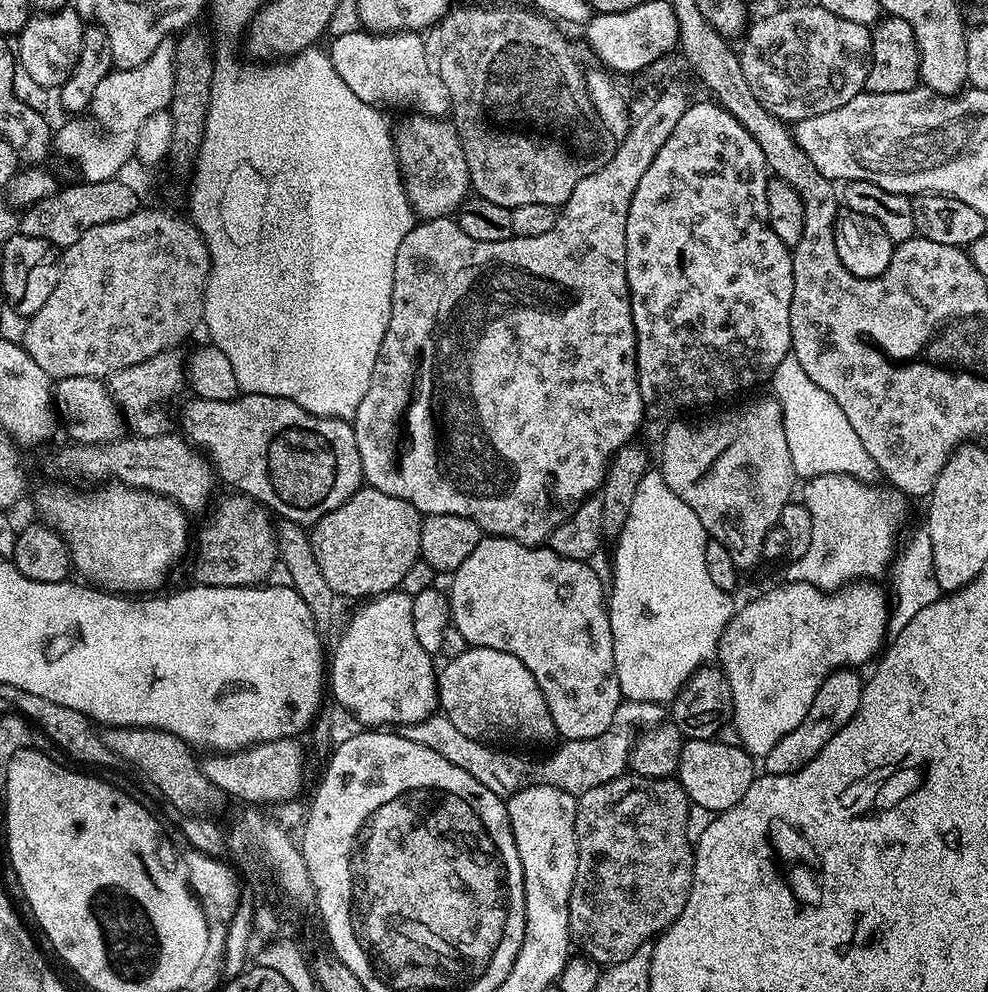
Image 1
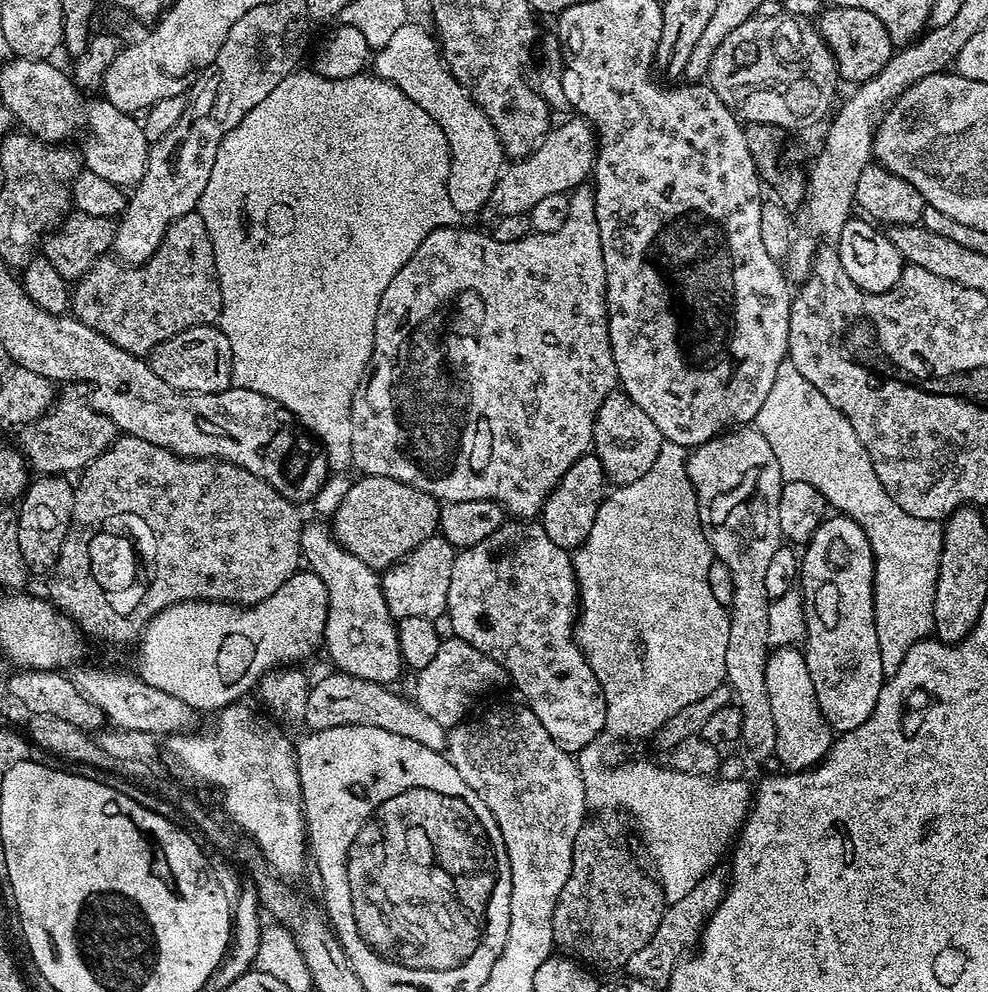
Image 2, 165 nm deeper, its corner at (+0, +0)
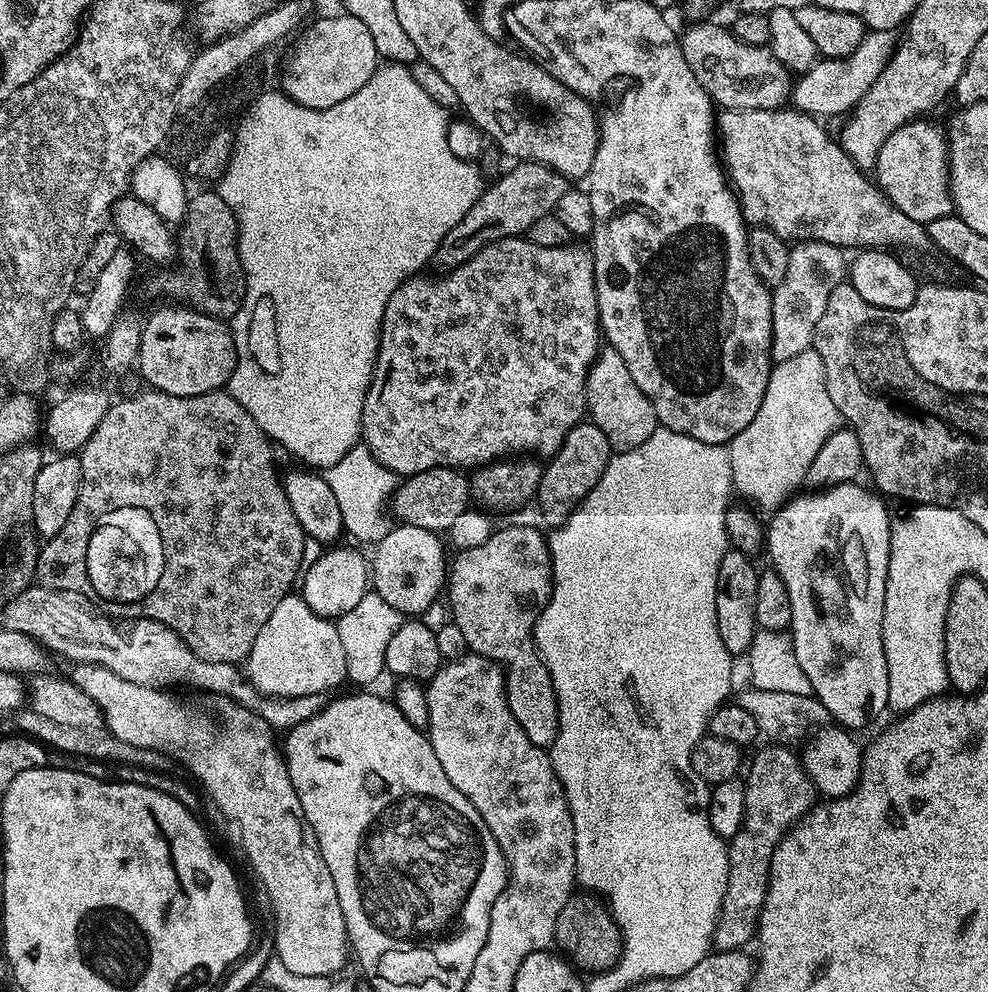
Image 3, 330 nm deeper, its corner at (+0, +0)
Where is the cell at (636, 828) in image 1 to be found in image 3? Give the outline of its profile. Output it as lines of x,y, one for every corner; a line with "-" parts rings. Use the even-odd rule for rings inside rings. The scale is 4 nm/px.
574,894
566,906
562,906
562,914
558,914
554,944
577,969
595,974
616,965
620,951
624,949
624,938
607,903
599,895

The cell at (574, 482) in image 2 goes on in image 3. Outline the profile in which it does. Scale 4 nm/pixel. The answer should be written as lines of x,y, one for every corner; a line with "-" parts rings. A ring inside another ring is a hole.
591,422
576,424
574,430
566,434
560,449
544,464
542,482
538,486
534,500
535,503
540,503
545,518
552,520
551,522
567,520
568,516
587,498
590,490
594,490
598,478
602,478
613,455
614,450
606,434
602,434
602,430
598,430
596,424

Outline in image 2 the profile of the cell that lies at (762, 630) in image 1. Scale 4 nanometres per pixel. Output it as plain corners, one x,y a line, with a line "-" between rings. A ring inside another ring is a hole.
799,647
778,648
769,655
766,666
766,690
770,694
770,711
774,714
774,726
778,726
775,759
781,760
785,764
783,767
790,772
806,772
810,768
815,768
832,749
834,733
824,723
824,715
814,694
812,671
808,669
805,653

